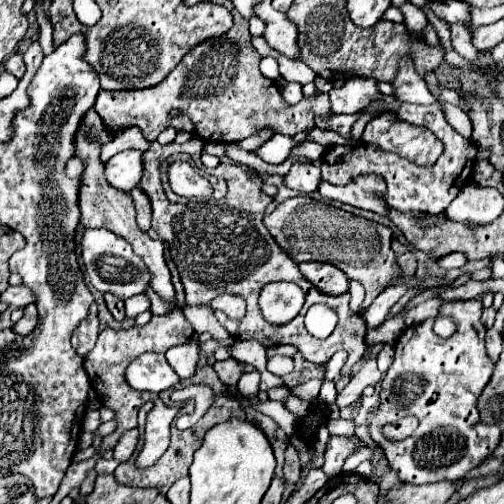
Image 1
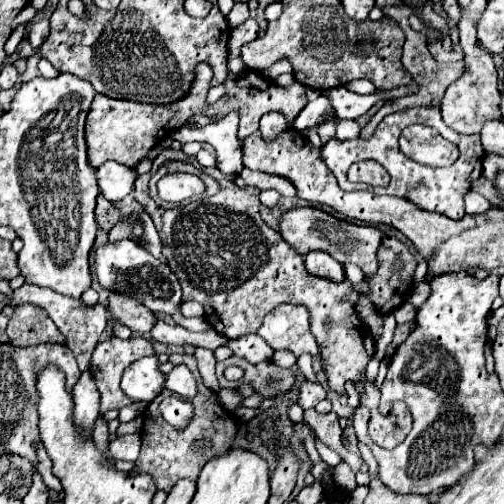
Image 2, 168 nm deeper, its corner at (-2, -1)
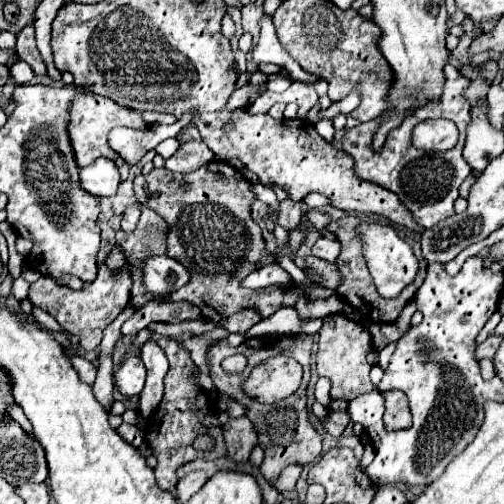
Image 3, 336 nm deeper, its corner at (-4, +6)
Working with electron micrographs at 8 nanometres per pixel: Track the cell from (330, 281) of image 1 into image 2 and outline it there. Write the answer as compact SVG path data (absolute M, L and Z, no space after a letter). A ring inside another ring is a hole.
M309 252L305 256L305 266L309 274L333 280L333 282L343 282L345 280L345 270L337 260L327 256L327 252Z

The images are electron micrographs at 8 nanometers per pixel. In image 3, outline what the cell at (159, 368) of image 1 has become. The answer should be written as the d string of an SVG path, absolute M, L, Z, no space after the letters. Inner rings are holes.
M129 357L117 371L115 383L123 397L135 397L143 391L145 385L145 365L139 357Z

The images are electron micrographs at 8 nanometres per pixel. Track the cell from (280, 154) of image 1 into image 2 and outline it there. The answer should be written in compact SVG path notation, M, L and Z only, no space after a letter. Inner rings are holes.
M411 108L405 112L393 112L387 114L381 124L377 126L375 134L369 140L363 138L355 138L355 140L337 140L331 138L323 148L321 148L321 158L325 162L325 166L335 174L339 186L345 192L355 192L355 190L369 190L375 194L393 194L393 196L401 196L405 200L411 200L413 204L417 204L423 210L429 212L439 212L443 216L449 216L453 220L459 220L465 216L465 208L463 208L463 196L471 190L471 182L475 178L481 176L481 164L485 150L481 146L479 134L467 136L467 134L459 134L452 128L449 128L443 120L441 120L441 112L437 108ZM409 124L425 124L434 127L447 140L459 146L459 160L451 166L445 168L429 168L429 166L421 166L413 160L409 160L403 152L399 152L399 144L397 138L401 134L403 128L407 128ZM361 160L375 160L379 162L391 176L389 186L385 188L371 188L371 186L363 183L352 183L347 180L347 170L353 162L361 162Z

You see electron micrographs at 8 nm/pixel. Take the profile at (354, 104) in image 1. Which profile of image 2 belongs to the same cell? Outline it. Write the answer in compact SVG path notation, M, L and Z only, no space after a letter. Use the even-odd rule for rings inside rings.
M319 96L317 100L309 102L309 104L301 110L301 114L299 114L297 120L295 120L295 128L297 128L299 132L303 132L303 130L307 130L307 128L319 126L321 120L325 120L325 122L335 120L335 116L337 116L337 114L335 114L335 108L331 106L331 100L329 100L327 96Z

